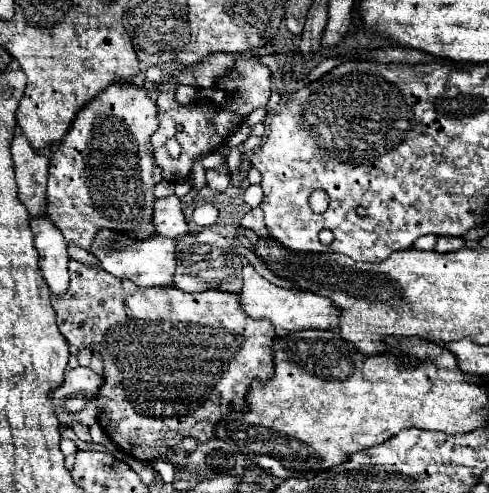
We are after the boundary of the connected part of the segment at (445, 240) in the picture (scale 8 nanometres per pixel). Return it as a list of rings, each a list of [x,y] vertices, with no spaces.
[[[443,235],[437,239],[435,251],[439,253],[449,253],[449,251],[457,251],[465,247],[465,239],[463,237],[451,237],[451,235]]]

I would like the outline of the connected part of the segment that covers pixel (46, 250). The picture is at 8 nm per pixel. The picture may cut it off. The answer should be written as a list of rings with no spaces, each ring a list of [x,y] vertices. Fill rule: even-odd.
[[[49,213],[41,215],[41,219],[31,217],[29,225],[35,235],[35,247],[39,251],[39,267],[51,293],[65,293],[69,287],[69,255],[65,237],[61,237],[61,231],[53,227]]]

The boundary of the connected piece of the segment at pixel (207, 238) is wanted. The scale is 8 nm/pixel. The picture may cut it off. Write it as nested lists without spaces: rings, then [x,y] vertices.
[[[205,229],[195,235],[183,235],[177,243],[177,271],[173,277],[173,285],[181,291],[187,293],[199,293],[207,289],[217,289],[217,291],[227,291],[227,293],[237,293],[241,289],[241,269],[243,269],[243,259],[239,251],[219,233]]]

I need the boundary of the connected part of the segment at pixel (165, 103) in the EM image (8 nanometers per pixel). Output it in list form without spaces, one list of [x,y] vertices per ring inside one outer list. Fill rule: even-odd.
[[[236,59],[235,65],[227,69],[227,73],[219,75],[215,83],[219,89],[225,93],[225,101],[217,103],[213,99],[195,99],[191,105],[181,105],[175,101],[175,91],[179,87],[175,77],[167,77],[165,83],[159,85],[159,97],[157,97],[157,107],[159,107],[159,129],[157,133],[151,135],[151,145],[153,145],[153,155],[155,163],[161,167],[163,179],[177,183],[179,179],[189,179],[193,165],[199,163],[205,155],[215,151],[217,147],[227,145],[227,139],[231,137],[233,131],[237,131],[247,119],[249,113],[253,113],[259,107],[267,107],[269,95],[271,95],[271,79],[273,73],[271,69],[261,63],[259,59]],[[177,125],[183,125],[183,131],[177,131]],[[175,137],[181,143],[181,157],[173,159],[169,157],[165,143],[167,139]]]

